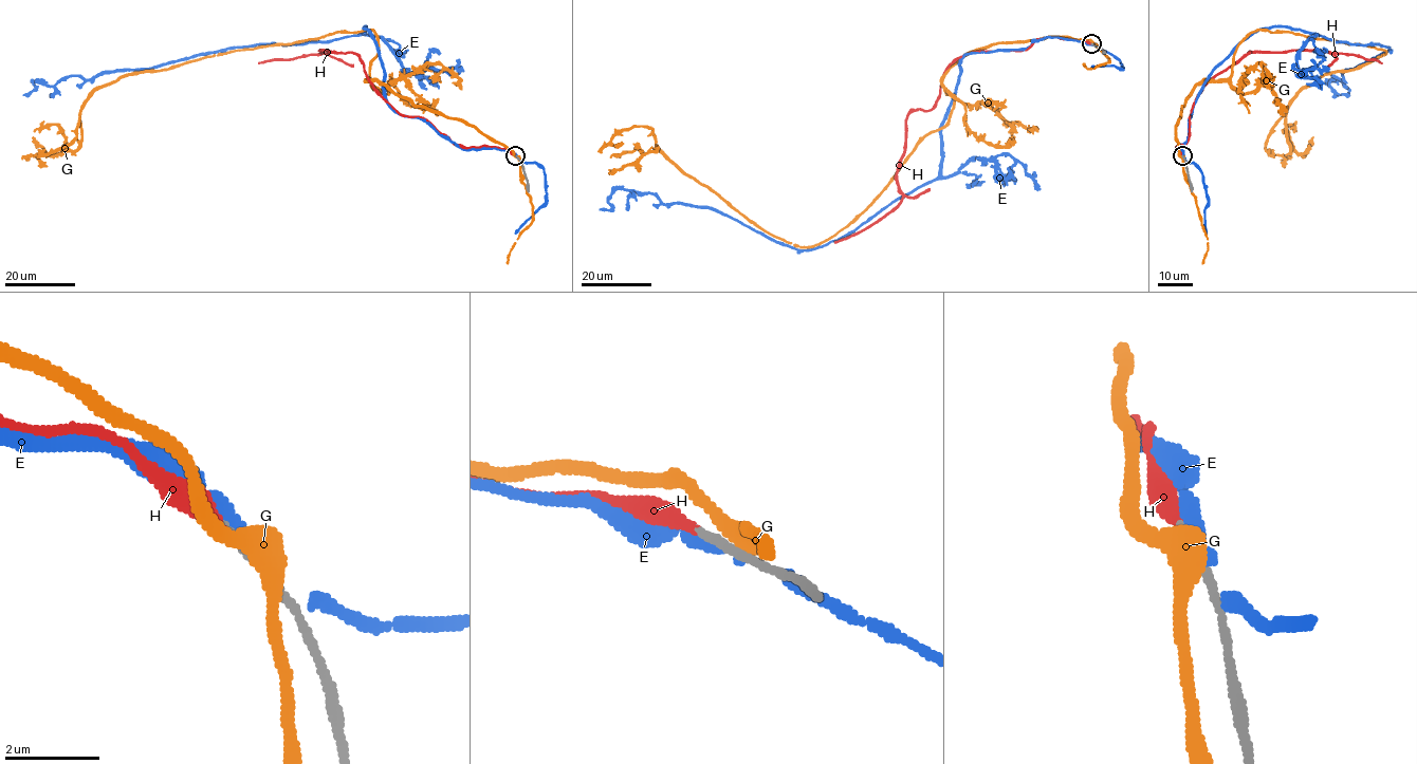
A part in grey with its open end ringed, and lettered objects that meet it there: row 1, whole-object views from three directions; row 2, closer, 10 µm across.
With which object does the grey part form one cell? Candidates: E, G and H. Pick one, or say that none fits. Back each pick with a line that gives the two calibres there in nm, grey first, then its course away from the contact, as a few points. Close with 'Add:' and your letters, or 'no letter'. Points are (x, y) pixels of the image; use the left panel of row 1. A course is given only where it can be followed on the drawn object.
H: Thickness 190 nm (grey) against 320 nm. Its course: (515, 155), (507, 149), (461, 147), (426, 120), (400, 115), (367, 78), (353, 52), (324, 51), (258, 63)
Add: H

